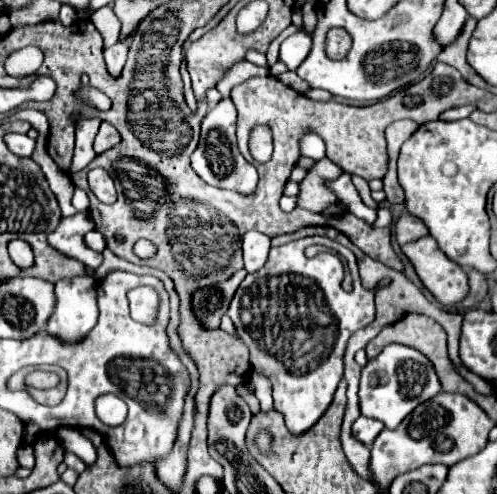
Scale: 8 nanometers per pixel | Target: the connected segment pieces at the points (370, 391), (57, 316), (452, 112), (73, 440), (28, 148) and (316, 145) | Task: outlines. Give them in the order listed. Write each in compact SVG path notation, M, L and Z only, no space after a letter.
M389 344L387 348L383 348L383 352L375 358L375 360L369 360L367 366L363 368L361 372L361 386L359 386L359 406L361 406L361 414L363 416L369 416L369 418L377 418L385 424L385 428L397 428L401 424L401 420L415 408L419 406L421 402L433 398L435 394L439 394L441 390L441 384L435 376L435 370L431 366L431 362L421 354L421 352L415 352L413 348L407 348L407 346L401 346L401 344Z
M75 276L55 282L55 310L45 330L67 342L81 340L97 322L95 278Z
M466 105L458 108L453 108L447 110L439 116L439 119L442 121L455 121L464 119L470 116L470 114L476 110L475 106L473 105Z
M57 428L55 436L59 436L59 440L63 440L63 444L67 444L67 452L77 454L83 462L87 462L87 466L91 466L95 462L95 456L97 456L95 446L79 430L75 430L75 428Z
M7 134L5 142L9 150L19 157L31 157L31 152L35 149L35 140L25 134Z
M305 136L299 142L301 142L301 154L303 156L311 156L311 158L315 158L315 161L326 156L325 143L319 136Z

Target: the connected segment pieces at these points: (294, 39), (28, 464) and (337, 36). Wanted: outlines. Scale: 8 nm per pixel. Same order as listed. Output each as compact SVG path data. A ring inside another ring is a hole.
M301 10L293 12L293 24L299 26L299 30L293 36L285 39L279 50L279 60L287 66L287 70L297 70L297 66L307 58L311 50L311 36L305 32Z
M23 444L19 450L17 450L17 460L23 468L33 468L35 466L35 456L33 456L33 448L29 444Z
M331 28L327 32L327 50L325 52L331 60L341 60L343 56L347 56L349 48L351 48L351 36L345 30Z

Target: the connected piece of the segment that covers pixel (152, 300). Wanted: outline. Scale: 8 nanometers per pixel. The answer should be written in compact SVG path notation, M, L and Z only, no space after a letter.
M135 288L128 295L130 311L144 311L143 314L137 314L138 321L144 324L151 324L157 314L157 292L153 288Z

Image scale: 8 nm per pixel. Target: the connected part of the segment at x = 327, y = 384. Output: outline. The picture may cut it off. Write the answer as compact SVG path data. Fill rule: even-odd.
M307 236L283 246L271 246L265 266L245 276L227 314L251 352L253 368L263 372L273 384L275 410L285 416L291 432L301 434L311 428L331 404L343 380L345 344L355 330L373 322L375 306L373 292L361 286L353 252L327 236ZM311 244L331 248L347 260L353 276L351 292L345 292L341 284L303 282L303 252ZM261 294L271 294L271 302L261 302Z

